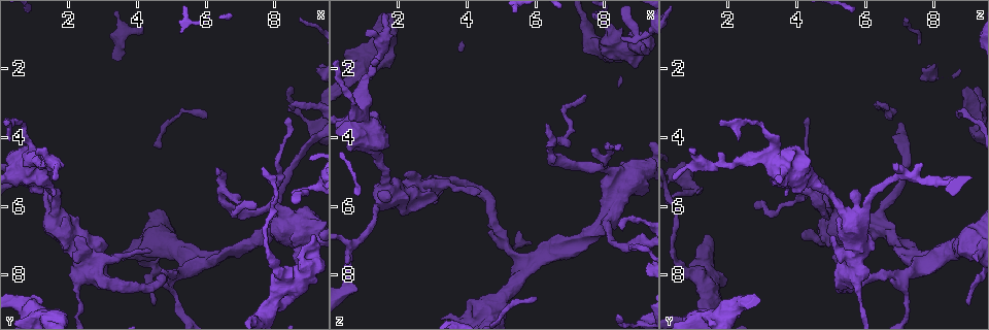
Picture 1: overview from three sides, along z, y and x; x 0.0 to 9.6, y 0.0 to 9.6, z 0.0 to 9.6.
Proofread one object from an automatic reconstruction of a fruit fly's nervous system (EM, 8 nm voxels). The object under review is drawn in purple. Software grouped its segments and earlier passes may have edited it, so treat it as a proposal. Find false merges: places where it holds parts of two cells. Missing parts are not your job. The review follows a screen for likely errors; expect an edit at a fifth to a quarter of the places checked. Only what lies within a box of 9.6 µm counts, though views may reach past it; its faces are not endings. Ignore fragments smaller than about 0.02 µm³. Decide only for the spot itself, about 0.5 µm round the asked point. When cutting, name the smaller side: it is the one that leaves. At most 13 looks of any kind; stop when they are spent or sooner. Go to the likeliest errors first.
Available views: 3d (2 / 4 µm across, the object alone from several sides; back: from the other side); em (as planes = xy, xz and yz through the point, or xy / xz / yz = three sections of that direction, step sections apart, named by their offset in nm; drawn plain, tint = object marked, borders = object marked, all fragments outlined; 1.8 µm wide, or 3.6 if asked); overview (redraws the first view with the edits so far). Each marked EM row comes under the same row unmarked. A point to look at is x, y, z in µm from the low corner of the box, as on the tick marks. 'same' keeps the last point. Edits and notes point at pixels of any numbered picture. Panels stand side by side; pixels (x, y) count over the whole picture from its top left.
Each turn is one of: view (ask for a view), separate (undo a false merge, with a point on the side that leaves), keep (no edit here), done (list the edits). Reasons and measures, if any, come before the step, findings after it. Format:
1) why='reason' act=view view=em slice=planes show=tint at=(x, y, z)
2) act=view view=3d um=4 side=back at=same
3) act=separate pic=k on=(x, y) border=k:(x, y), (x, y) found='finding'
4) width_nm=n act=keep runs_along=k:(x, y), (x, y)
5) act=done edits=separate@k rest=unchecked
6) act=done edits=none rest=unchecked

why='a fork' act=view view=em um=3.6 slice=planes show=tint at=(2.85, 7.75, 5.45)

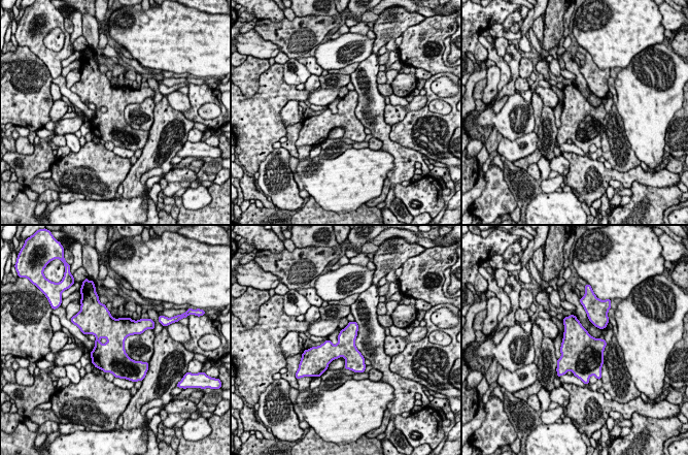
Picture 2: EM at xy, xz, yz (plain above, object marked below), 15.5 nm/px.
width_nm=320 act=keep found='continuous, no second cell'

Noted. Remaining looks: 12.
why='looks like a crossing' act=view view=em slice=planes show=tint at=(8.65, 8.00, 1.45)

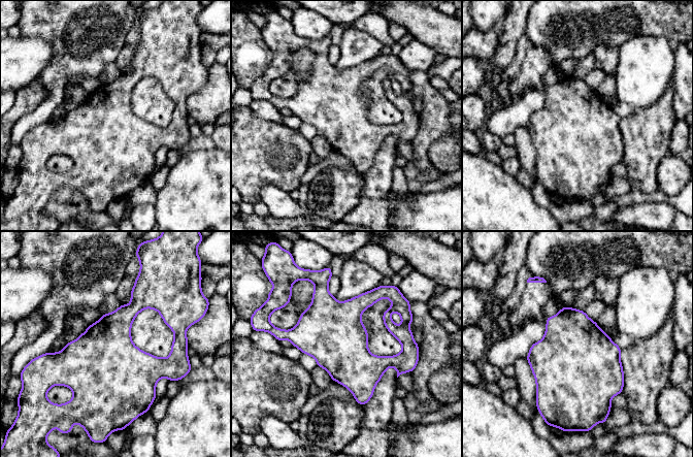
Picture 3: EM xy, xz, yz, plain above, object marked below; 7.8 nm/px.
width_nm=480 act=keep found='one cell here'

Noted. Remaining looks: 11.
why='sudden change in width' act=view view=em slice=planes show=tint at=(1.05, 9.10, 1.80)

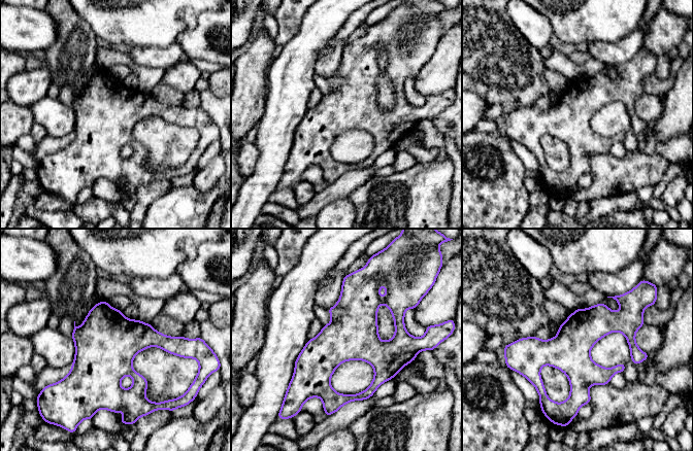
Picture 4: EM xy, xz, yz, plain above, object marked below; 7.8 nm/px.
act=keep runs_along=4:(636, 325), (516, 349) found='continuous, no second cell'

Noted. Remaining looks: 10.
act=view view=3d um=4 side=back at=(1.65, 6.25, 5.35)

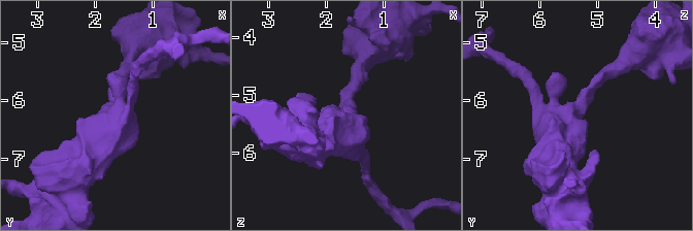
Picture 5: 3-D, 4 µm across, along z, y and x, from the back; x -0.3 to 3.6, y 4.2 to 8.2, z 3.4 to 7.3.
why='shape alone is not enough' act=view view=em um=3.6 slice=planes show=tint at=(1.65, 6.20, 5.40)

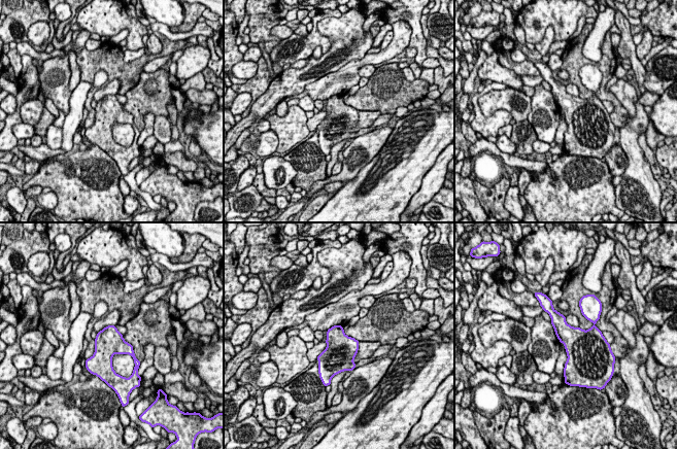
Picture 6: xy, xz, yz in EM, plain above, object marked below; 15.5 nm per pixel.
act=keep found='continuous, no second cell'

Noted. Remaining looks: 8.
why='sharp bend' act=view view=3d um=4 at=(8.75, 6.95, 5.30)

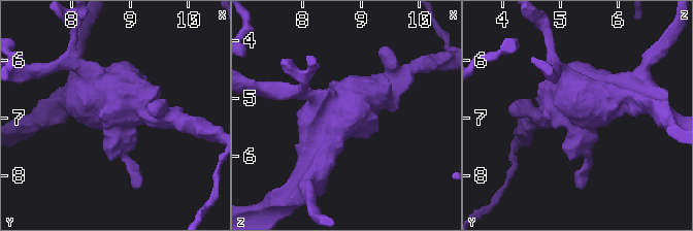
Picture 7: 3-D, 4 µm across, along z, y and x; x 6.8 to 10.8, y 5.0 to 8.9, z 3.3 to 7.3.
why='need the tissue' act=view view=em slice=yz step=8 show=tint at=(8.80, 7.00, 5.30)

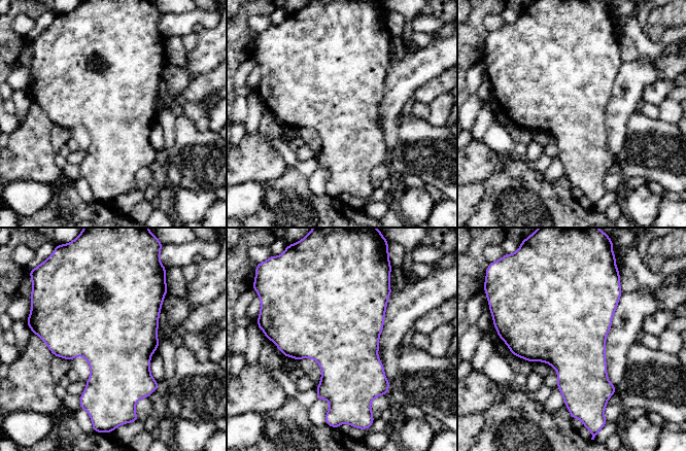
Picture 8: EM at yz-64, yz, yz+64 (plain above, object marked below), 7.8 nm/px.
why='cut it another way' act=view view=em slice=planes show=tint at=same

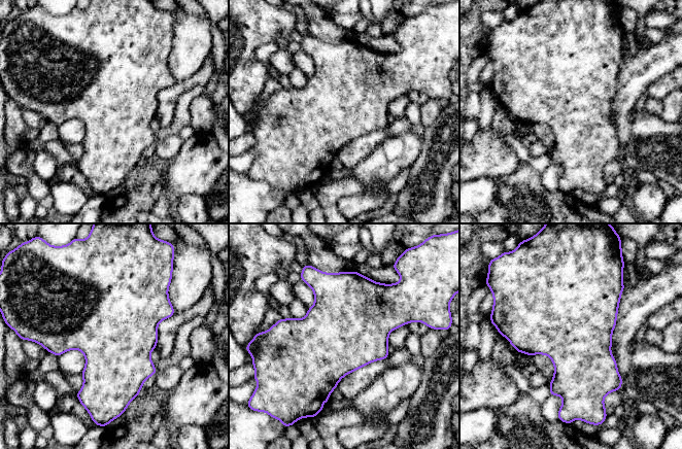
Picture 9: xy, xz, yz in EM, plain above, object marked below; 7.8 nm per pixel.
act=keep found='all the same cell'

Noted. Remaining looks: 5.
act=done edits=none rest=unchecked

